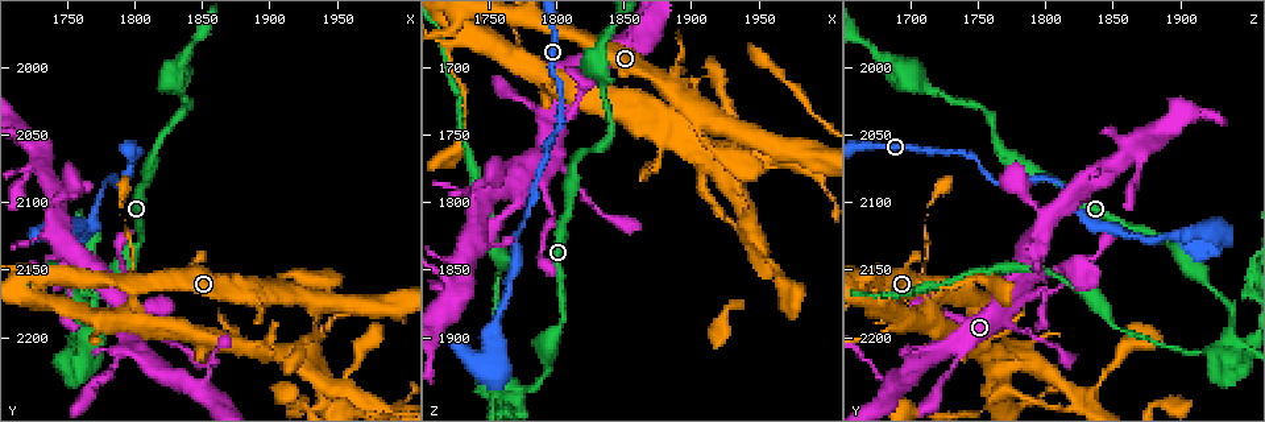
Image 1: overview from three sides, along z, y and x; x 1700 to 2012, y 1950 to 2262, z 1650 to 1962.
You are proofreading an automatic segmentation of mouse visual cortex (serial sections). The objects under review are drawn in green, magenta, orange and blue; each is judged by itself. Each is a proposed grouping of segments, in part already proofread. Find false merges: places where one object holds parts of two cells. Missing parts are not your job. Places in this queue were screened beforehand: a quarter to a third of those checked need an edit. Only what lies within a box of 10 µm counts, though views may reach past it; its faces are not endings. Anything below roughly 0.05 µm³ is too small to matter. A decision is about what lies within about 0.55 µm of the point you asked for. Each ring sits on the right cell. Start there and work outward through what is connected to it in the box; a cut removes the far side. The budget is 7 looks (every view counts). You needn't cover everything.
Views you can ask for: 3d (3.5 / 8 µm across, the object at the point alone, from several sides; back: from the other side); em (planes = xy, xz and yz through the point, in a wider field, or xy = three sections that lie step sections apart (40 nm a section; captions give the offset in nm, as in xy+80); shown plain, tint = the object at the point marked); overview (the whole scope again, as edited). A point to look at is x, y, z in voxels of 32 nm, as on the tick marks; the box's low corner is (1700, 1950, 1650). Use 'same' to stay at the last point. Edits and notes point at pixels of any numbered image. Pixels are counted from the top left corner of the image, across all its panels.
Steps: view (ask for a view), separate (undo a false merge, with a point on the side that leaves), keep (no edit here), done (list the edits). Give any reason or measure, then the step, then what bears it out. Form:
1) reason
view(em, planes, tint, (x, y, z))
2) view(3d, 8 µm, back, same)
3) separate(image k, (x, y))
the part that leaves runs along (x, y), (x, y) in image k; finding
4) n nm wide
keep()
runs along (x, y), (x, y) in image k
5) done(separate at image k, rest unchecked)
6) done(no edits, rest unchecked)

three arms meet
view(3d, 8 µm, (1798, 2176, 1712))

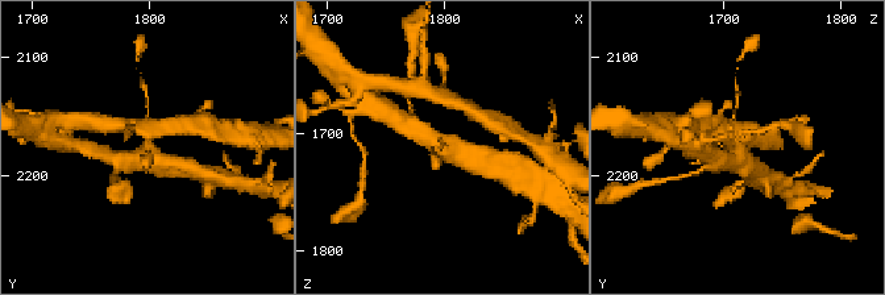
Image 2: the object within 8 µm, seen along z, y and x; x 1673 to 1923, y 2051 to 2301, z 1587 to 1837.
3 arms; arms of 150, 450, 500 nm; now the EM
view(em, xy, step 1, tint, same)

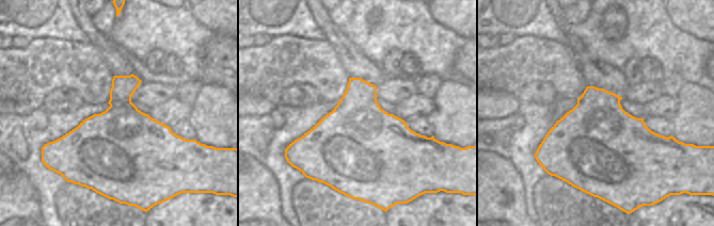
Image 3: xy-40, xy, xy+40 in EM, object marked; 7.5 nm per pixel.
keep()
runs along (411, 123), (433, 141), (478, 162) in image 2; all the same cell

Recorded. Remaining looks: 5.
thin neck
view(3d, 3.5 µm, (1720, 2168, 1686))

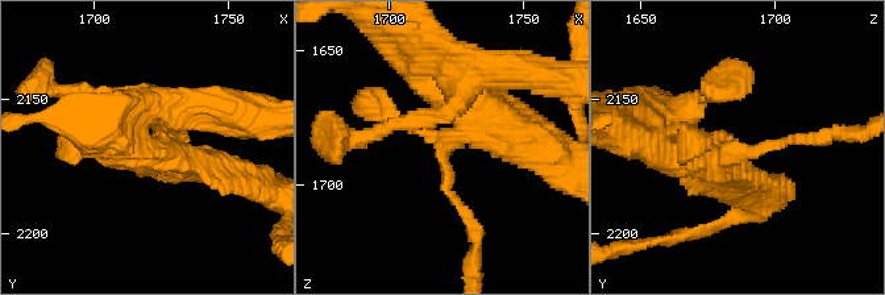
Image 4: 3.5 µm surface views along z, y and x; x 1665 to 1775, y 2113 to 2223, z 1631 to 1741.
3 arms; arms of 150, 150, 350 nm
view(em, planes, tint, (1721, 2170, 1686))

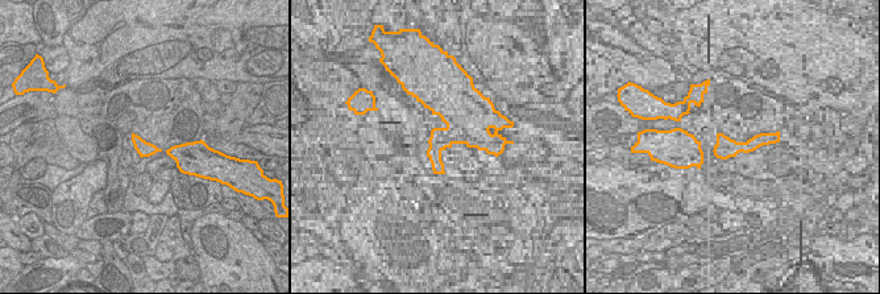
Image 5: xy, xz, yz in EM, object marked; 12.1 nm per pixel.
keep()
runs along (455, 86), (466, 129), (443, 163), (472, 224) in image 4; one cell here

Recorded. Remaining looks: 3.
sharp bend
view(3d, 8 µm, (1764, 2202, 1936))

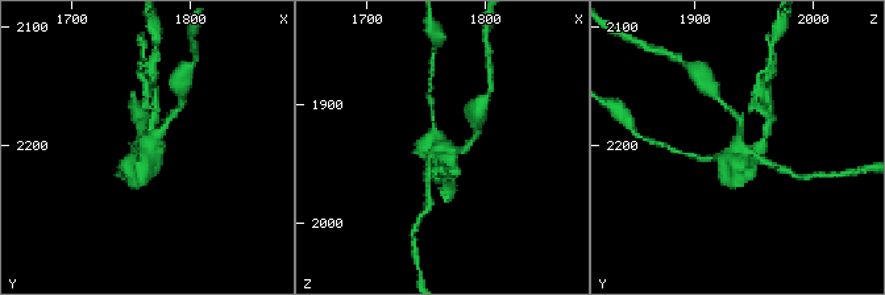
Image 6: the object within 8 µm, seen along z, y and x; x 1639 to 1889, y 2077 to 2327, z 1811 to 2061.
view(3d, 3.5 µm, back, same)

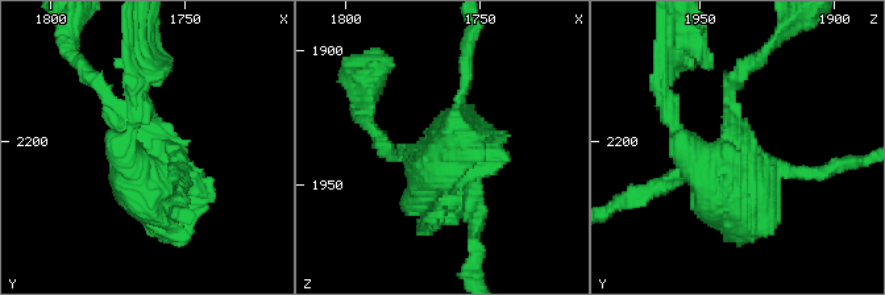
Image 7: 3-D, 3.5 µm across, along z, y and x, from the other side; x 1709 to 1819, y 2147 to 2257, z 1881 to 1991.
view(em, xy, step 5, tint, (1763, 2205, 1936))

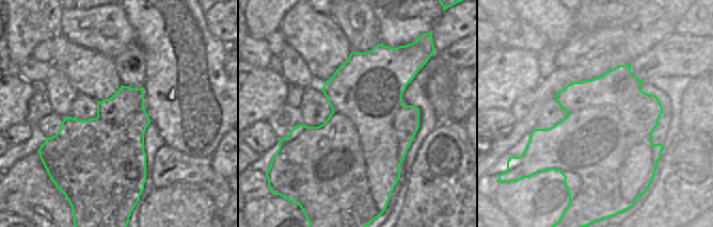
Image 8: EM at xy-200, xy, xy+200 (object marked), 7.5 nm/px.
separate(image 7, (487, 157))
two cells meet here

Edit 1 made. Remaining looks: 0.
done(separate at image 7, rest unchecked)

